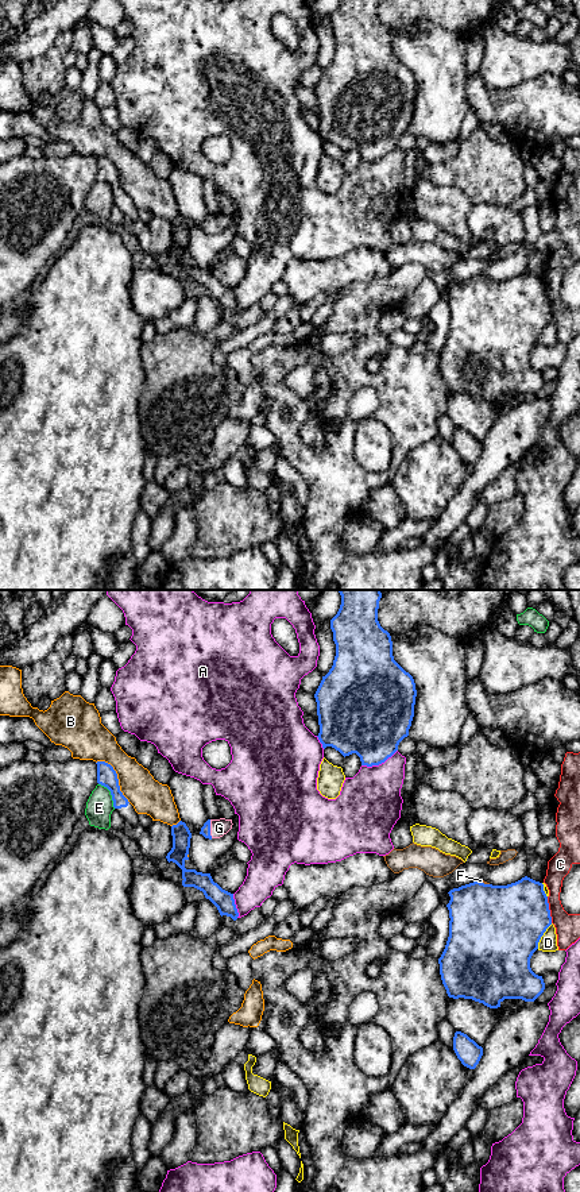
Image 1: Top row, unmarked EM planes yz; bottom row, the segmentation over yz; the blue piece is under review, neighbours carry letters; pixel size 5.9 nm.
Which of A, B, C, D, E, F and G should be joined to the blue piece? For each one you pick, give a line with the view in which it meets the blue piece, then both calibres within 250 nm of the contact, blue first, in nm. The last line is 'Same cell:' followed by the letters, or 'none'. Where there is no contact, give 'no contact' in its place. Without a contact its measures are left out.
G: meets blue in yz; 60 nm thick on the blue side, 100 nm on the other
Same cell: G

